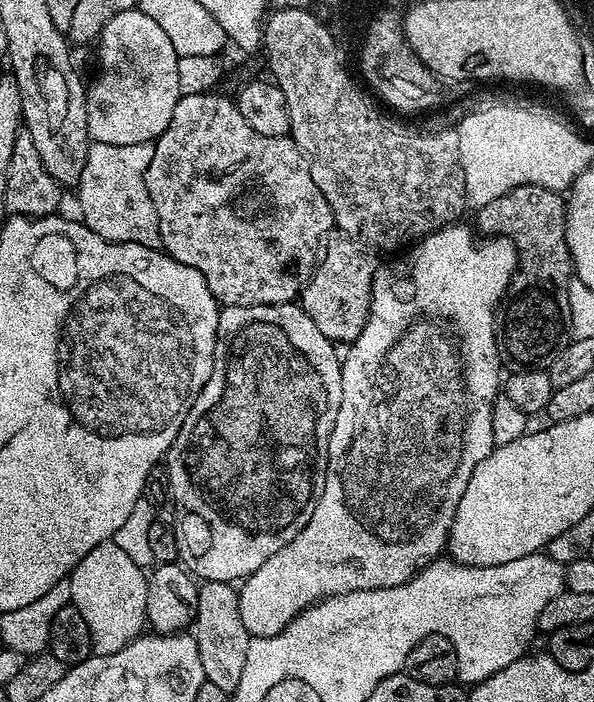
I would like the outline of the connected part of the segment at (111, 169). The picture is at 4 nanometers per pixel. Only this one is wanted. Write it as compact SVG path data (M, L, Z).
M89 143L82 181L84 197L80 200L79 215L82 217L82 223L94 234L118 244L161 247L158 214L154 210L154 202L150 202L150 194L144 185L144 175L150 166L151 157L151 143L134 146Z

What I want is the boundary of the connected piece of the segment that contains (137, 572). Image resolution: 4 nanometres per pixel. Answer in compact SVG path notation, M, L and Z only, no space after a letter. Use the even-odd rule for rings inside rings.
M113 539L102 542L78 562L67 579L72 591L70 603L90 626L92 650L97 656L109 656L141 635L148 614L148 581L145 569L116 545Z

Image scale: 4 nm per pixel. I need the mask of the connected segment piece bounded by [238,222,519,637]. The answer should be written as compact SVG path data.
M457 222L440 228L436 232L424 237L421 241L417 241L403 255L397 257L396 261L383 266L379 265L372 279L372 298L369 304L366 326L363 327L362 334L356 340L351 341L348 357L343 357L340 373L342 374L342 402L338 406L338 418L334 422L334 430L330 434L330 442L328 443L328 465L326 466L326 482L322 486L322 498L318 498L318 506L314 506L314 514L310 514L310 522L306 522L306 526L300 533L290 541L286 546L282 546L282 550L278 550L278 554L274 554L270 558L266 558L266 562L262 562L262 566L258 566L258 570L254 570L251 576L247 577L239 585L240 593L240 613L242 614L242 622L246 626L249 637L254 636L273 636L281 632L286 625L293 620L294 617L300 615L305 608L311 608L313 604L330 596L343 596L345 592L361 592L362 590L374 590L375 588L393 588L394 586L402 586L408 580L411 580L417 572L420 572L433 558L441 555L442 549L448 543L448 532L452 528L452 519L456 516L458 510L458 502L462 498L462 494L468 485L468 479L473 474L477 466L485 460L496 446L493 442L493 418L492 418L492 401L497 399L502 386L502 375L500 376L500 360L502 354L498 341L498 332L494 330L494 308L499 307L507 293L509 282L512 280L516 267L519 264L519 253L516 251L515 244L507 237L485 237L478 240L463 223Z

